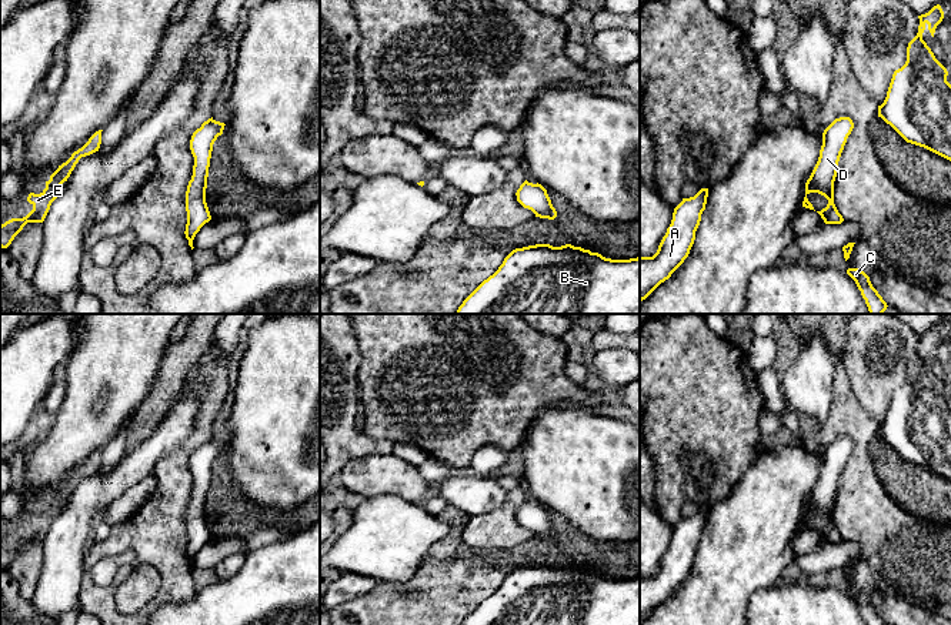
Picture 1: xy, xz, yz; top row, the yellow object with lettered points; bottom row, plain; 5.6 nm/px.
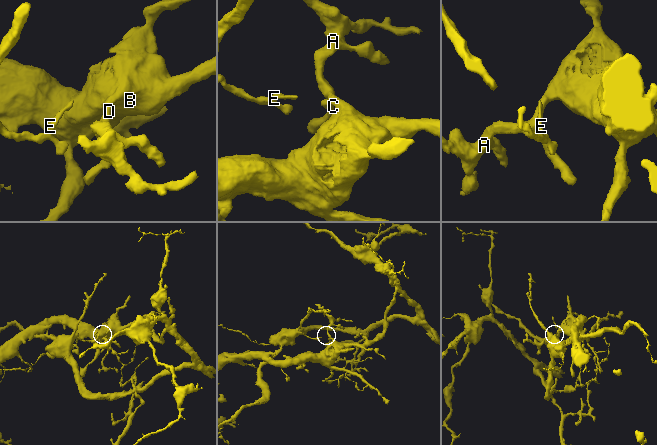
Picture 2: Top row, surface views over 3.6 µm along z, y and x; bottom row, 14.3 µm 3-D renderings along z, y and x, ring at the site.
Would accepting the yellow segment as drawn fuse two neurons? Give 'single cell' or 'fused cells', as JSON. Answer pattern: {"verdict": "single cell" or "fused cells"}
{"verdict": "single cell"}

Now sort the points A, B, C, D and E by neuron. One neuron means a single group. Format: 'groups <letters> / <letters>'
groups A B C D E

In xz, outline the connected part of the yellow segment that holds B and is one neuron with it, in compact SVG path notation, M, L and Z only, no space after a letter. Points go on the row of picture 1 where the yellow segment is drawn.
M571 244L515 248L456 314L640 314L640 257L611 260Z

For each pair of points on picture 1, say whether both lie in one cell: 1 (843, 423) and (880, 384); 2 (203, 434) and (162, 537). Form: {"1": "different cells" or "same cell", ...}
{"1": "different cells", "2": "same cell"}

